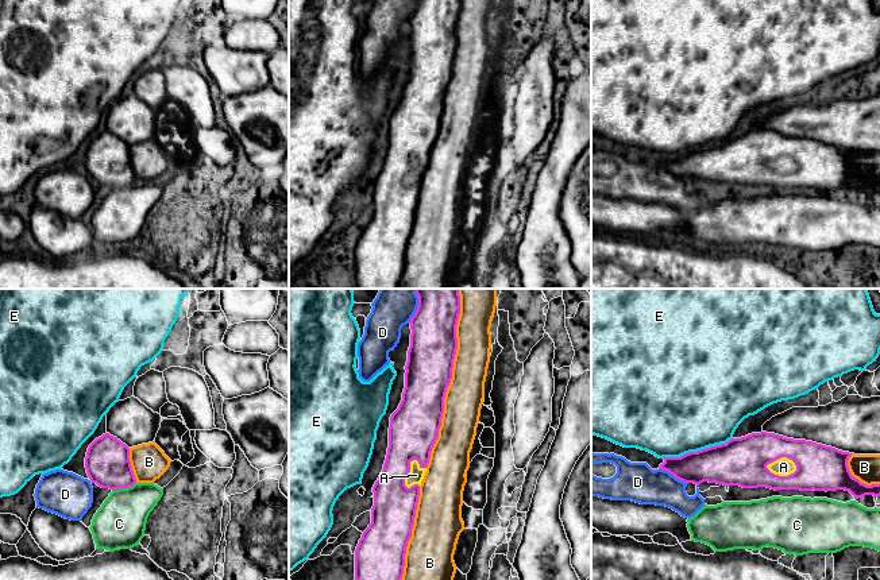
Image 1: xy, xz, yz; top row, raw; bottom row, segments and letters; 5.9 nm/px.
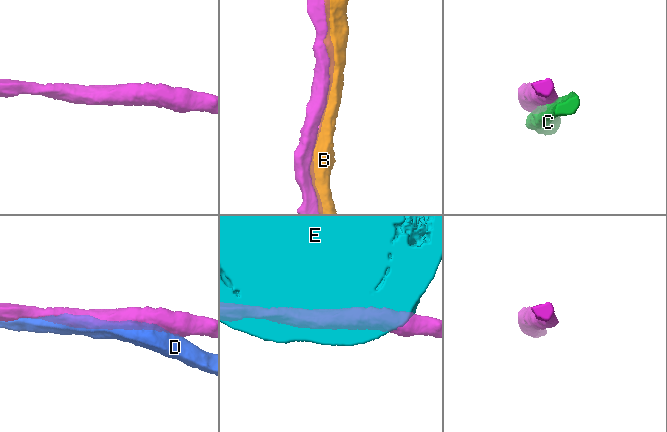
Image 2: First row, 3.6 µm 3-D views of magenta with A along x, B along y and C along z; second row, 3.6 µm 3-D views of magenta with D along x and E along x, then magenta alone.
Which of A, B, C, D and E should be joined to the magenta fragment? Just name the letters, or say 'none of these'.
A

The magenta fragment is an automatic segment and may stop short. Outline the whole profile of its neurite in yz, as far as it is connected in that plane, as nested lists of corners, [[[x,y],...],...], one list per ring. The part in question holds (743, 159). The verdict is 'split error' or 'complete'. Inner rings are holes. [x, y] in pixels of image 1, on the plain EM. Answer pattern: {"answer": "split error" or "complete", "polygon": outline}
{"answer": "split error", "polygon": [[[752,131],[732,136],[726,142],[690,150],[680,155],[663,155],[659,167],[668,169],[684,181],[699,183],[703,179],[742,186],[767,185],[771,187],[849,189],[854,197],[865,193],[880,194],[880,182],[867,183],[853,175],[848,158],[853,151],[806,138],[787,136],[775,131]]]}

